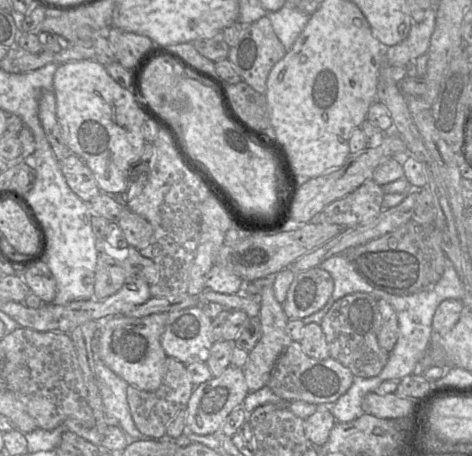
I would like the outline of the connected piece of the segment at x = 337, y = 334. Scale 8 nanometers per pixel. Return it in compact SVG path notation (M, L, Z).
M353 293L337 300L323 317L320 326L325 335L330 357L347 367L355 377L371 378L378 376L385 367L389 352L381 348L377 341L377 329L380 323L380 313L377 299L367 293Z

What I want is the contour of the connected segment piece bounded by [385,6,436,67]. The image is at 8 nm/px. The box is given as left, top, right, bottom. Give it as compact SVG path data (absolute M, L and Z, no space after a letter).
M430 8L423 21L413 23L408 36L399 44L385 49L385 61L392 66L405 67L411 59L428 52L431 36L435 29L436 9Z

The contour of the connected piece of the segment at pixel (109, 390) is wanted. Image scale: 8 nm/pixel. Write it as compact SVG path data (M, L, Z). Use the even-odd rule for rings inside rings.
M94 355L94 377L105 413L118 420L118 427L131 440L147 440L148 438L141 434L132 419L126 397L128 383L116 375L96 355Z

